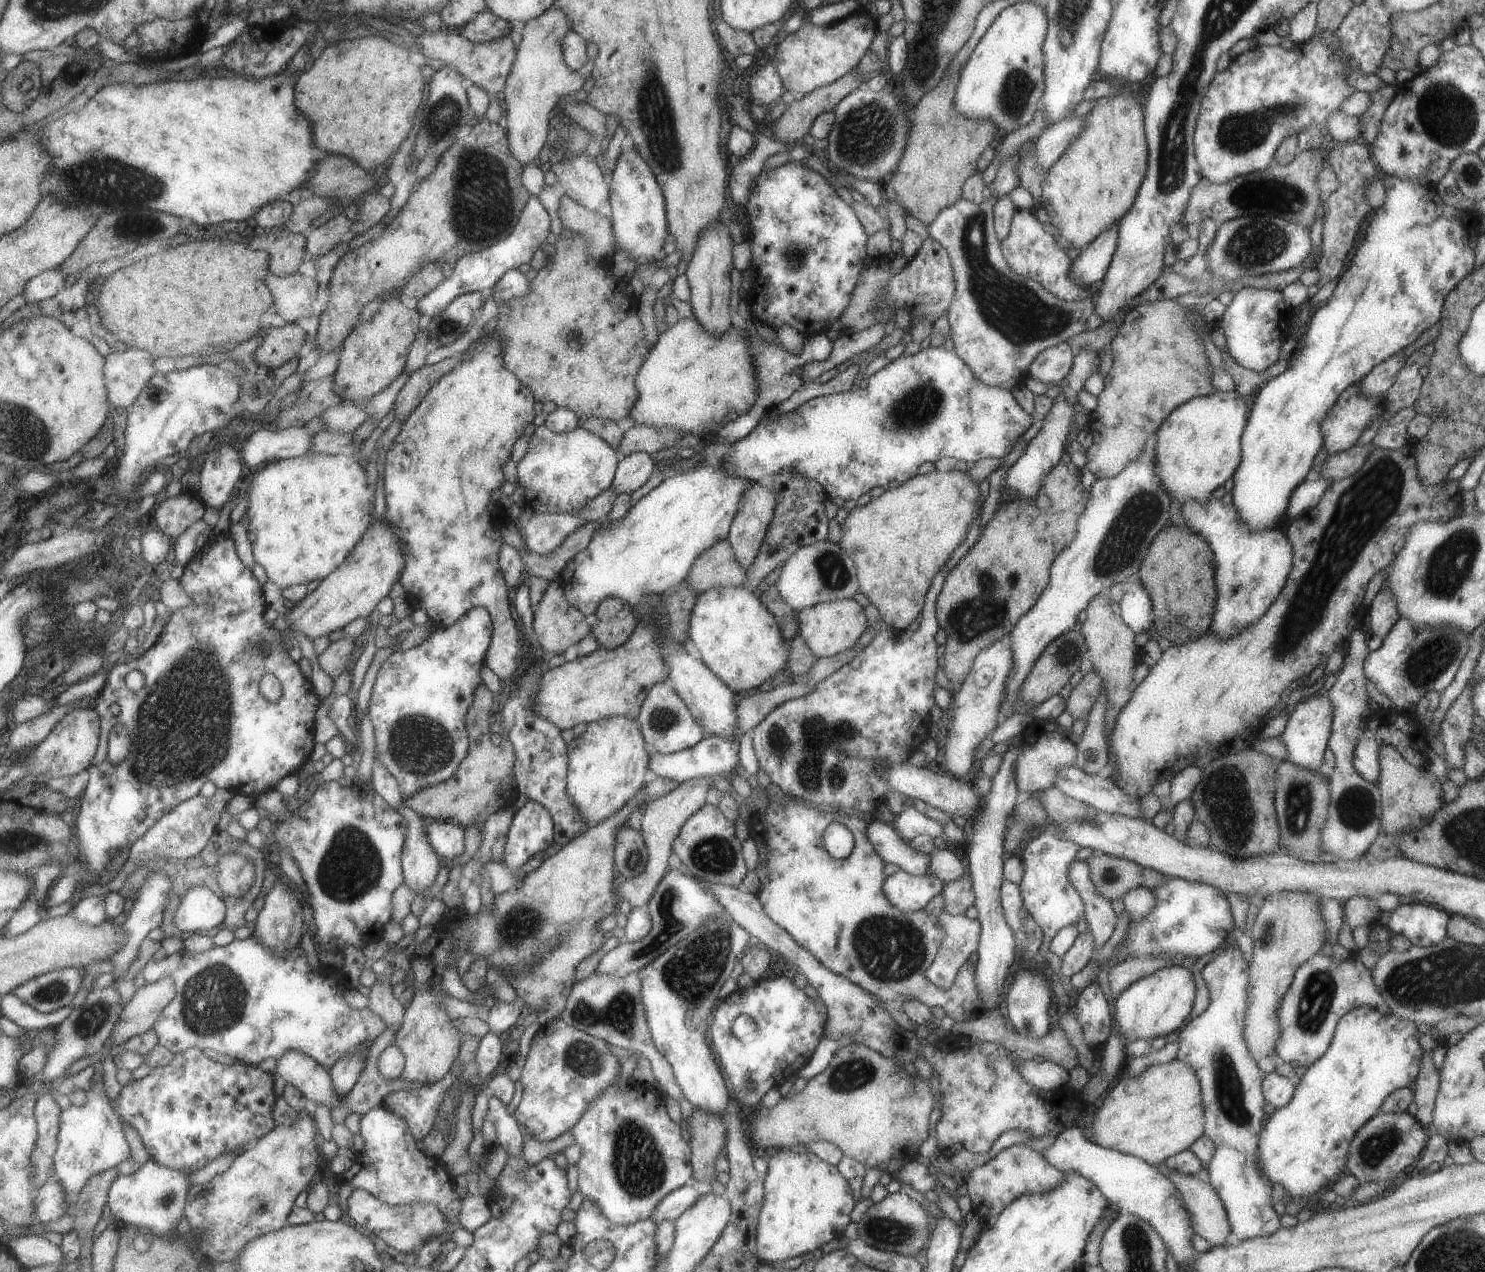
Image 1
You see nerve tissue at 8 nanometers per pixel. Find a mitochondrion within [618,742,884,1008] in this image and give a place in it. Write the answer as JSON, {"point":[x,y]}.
{"point":[670,928]}

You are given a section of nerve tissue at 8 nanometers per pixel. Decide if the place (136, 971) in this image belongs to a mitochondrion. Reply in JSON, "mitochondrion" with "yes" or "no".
{"mitochondrion":"no"}

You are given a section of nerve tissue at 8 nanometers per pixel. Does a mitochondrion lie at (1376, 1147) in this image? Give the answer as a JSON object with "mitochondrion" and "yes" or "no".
{"mitochondrion":"yes"}

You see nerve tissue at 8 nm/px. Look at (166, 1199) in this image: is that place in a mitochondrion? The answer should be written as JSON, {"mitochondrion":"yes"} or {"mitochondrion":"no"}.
{"mitochondrion":"yes"}

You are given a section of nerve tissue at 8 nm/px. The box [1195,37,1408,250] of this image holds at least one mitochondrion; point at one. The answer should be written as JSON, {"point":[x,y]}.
{"point":[1239,132]}

